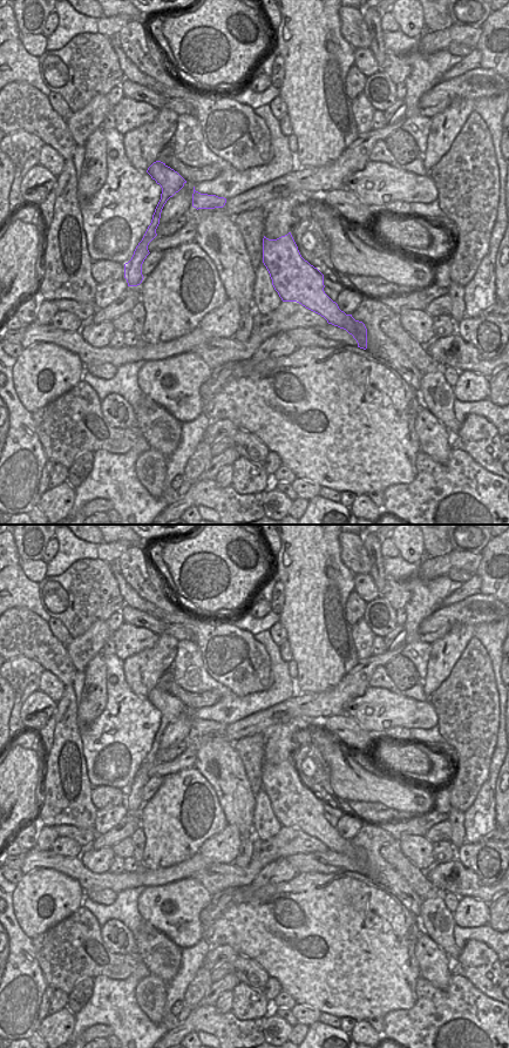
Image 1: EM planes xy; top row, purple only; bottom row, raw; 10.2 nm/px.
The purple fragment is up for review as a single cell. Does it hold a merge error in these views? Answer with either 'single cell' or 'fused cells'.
single cell

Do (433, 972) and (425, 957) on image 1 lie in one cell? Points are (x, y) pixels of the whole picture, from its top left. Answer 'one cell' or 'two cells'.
one cell

